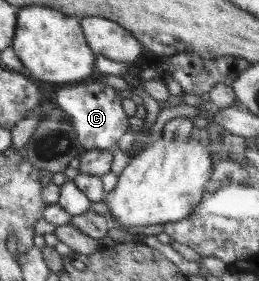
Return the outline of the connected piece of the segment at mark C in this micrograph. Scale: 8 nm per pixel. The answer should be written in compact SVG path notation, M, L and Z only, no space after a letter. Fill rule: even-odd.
M100 80L92 84L60 88L56 96L58 96L56 104L70 118L84 151L112 149L122 138L122 134L126 134L126 130L129 130L129 117L122 110L122 98L116 96L116 90L112 86L102 84Z

